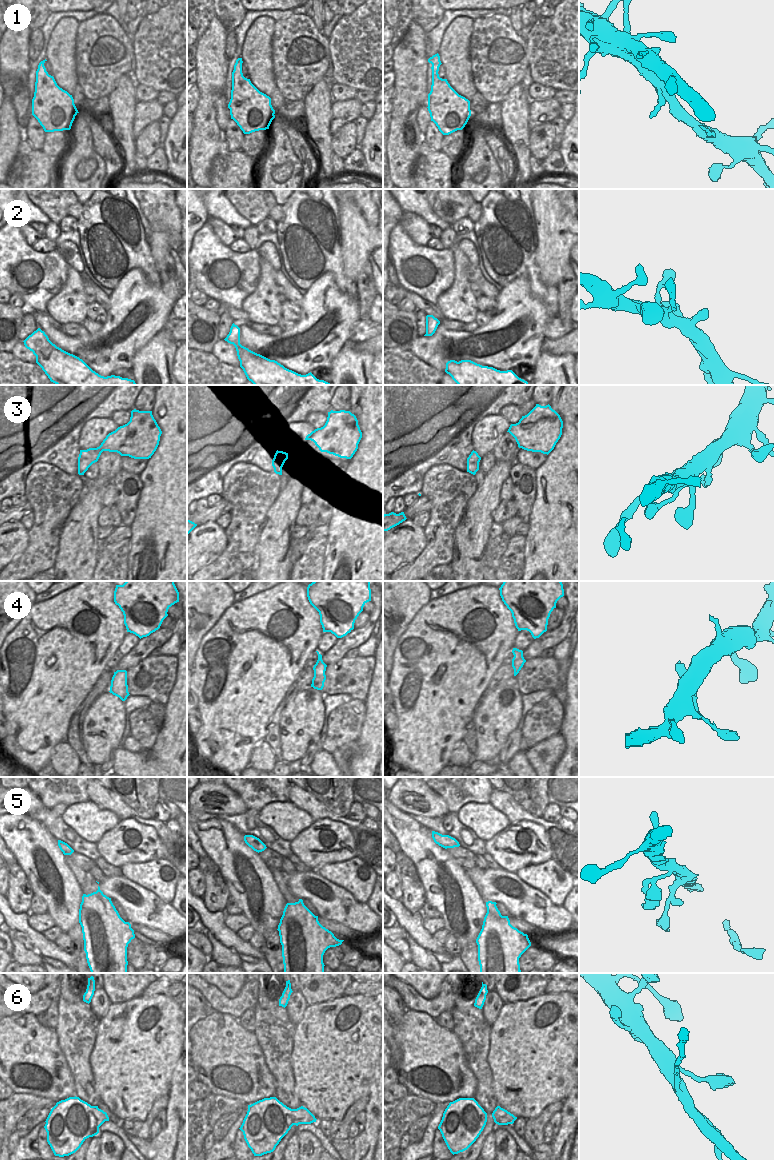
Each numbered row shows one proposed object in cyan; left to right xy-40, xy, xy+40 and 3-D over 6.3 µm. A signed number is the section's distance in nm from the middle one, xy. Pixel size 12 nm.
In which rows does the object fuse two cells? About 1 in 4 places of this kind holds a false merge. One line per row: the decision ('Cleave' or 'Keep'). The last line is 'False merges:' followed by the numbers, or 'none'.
1: Keep
2: Keep
3: Cleave
4: Keep
5: Keep
6: Keep
False merges: 3.

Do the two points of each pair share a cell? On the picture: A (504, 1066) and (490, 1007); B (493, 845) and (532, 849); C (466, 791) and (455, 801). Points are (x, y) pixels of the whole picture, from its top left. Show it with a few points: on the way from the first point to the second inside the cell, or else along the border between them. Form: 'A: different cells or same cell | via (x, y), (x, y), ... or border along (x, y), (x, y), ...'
A: different cells | border along (503, 1004), (496, 1020), (491, 1025)
B: same cell | via (503, 847), (519, 847), (522, 845)
C: same cell | via (463, 793), (458, 798)

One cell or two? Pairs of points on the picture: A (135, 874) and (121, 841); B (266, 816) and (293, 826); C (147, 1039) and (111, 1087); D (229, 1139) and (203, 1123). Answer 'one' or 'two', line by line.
A: two
B: one
C: one
D: two

